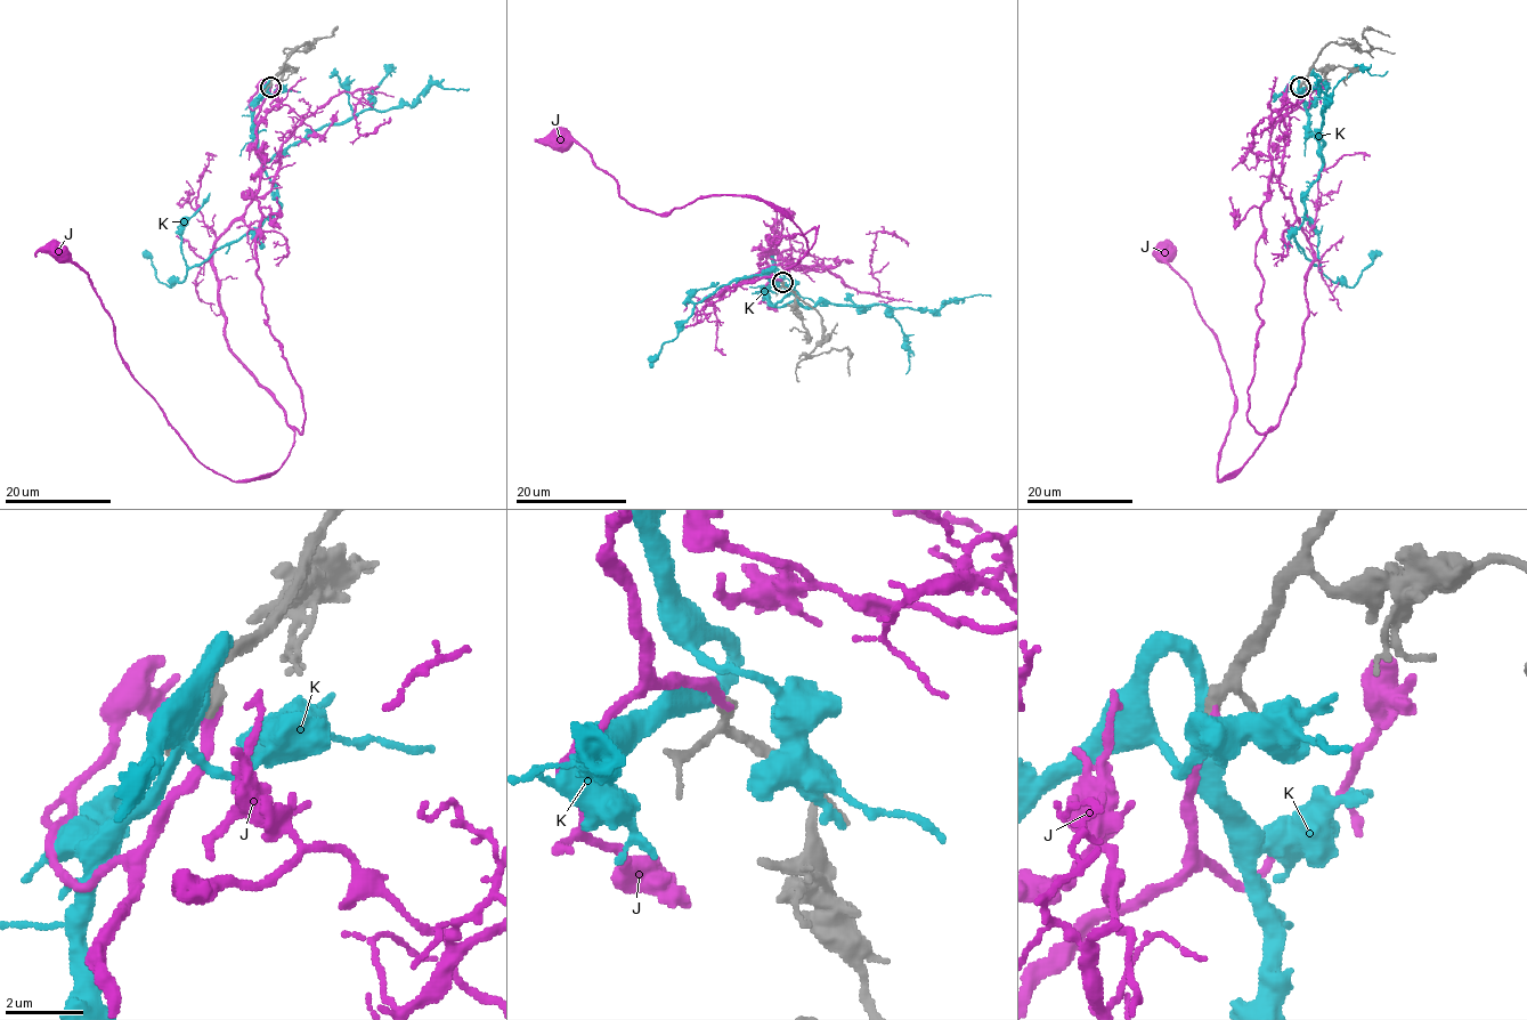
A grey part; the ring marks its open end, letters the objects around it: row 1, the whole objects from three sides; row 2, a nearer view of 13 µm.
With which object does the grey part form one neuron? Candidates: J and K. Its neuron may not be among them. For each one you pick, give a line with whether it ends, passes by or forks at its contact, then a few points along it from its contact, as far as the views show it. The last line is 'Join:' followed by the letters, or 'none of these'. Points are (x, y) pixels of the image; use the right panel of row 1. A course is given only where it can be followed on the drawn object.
J: it ends there; it runs (1300, 87), (1270, 135), (1256, 247), (1248, 421), (1268, 430), (1229, 479), (1217, 469), (1232, 379), (1163, 251)
Join: J

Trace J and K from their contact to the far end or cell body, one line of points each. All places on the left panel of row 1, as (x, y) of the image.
J: (271, 87), (256, 120), (257, 274), (305, 412), (273, 474), (206, 469), (63, 251)
K: (270, 87), (253, 115), (253, 131), (281, 208), (172, 286), (159, 281), (145, 250)

